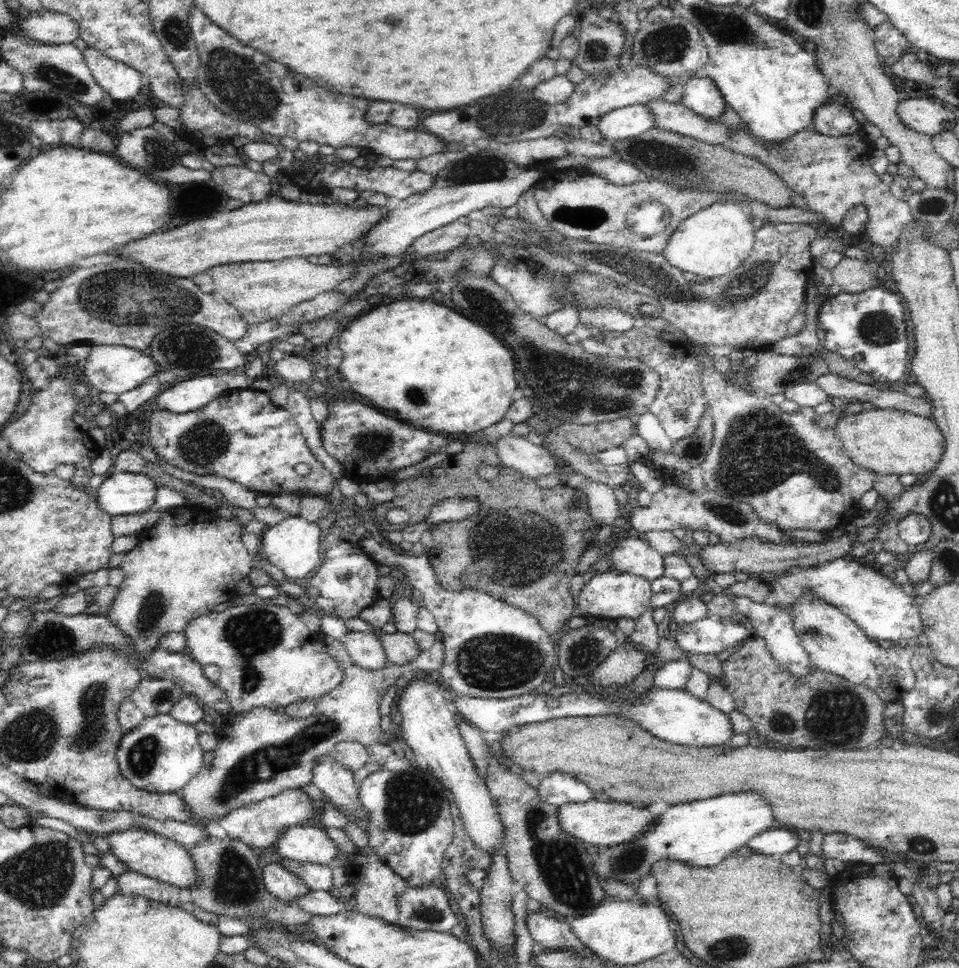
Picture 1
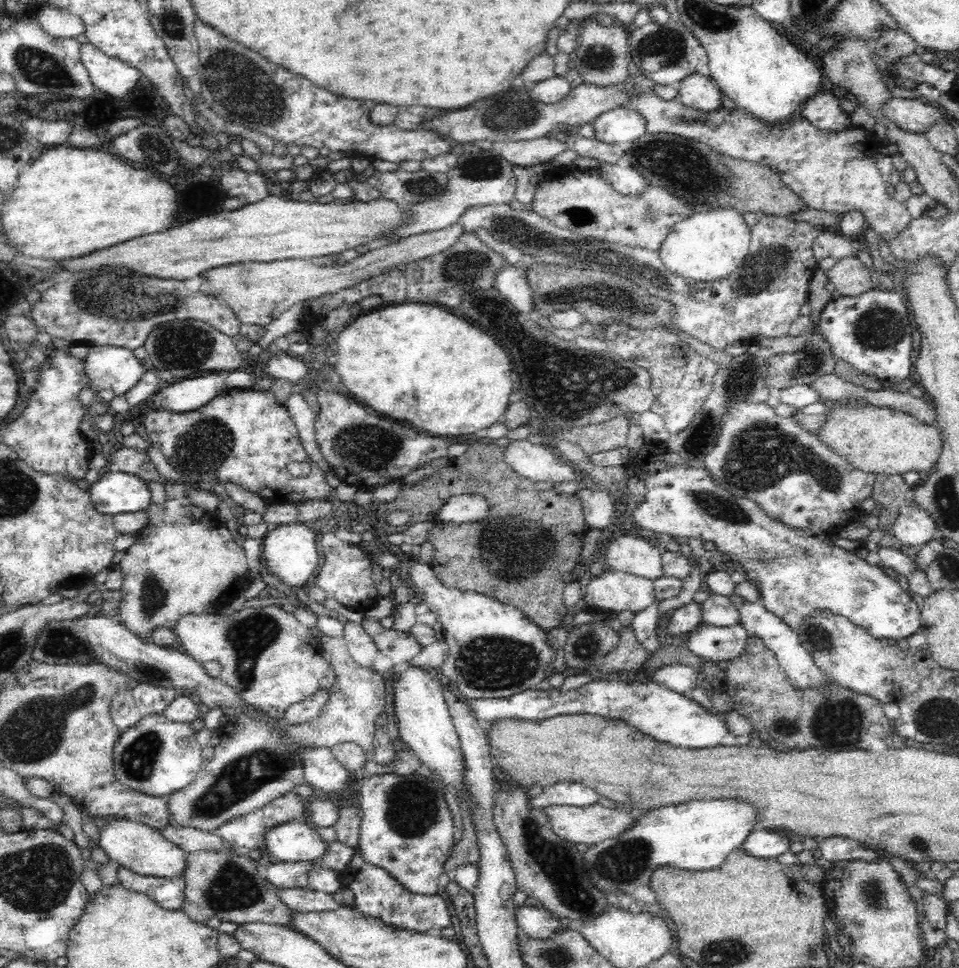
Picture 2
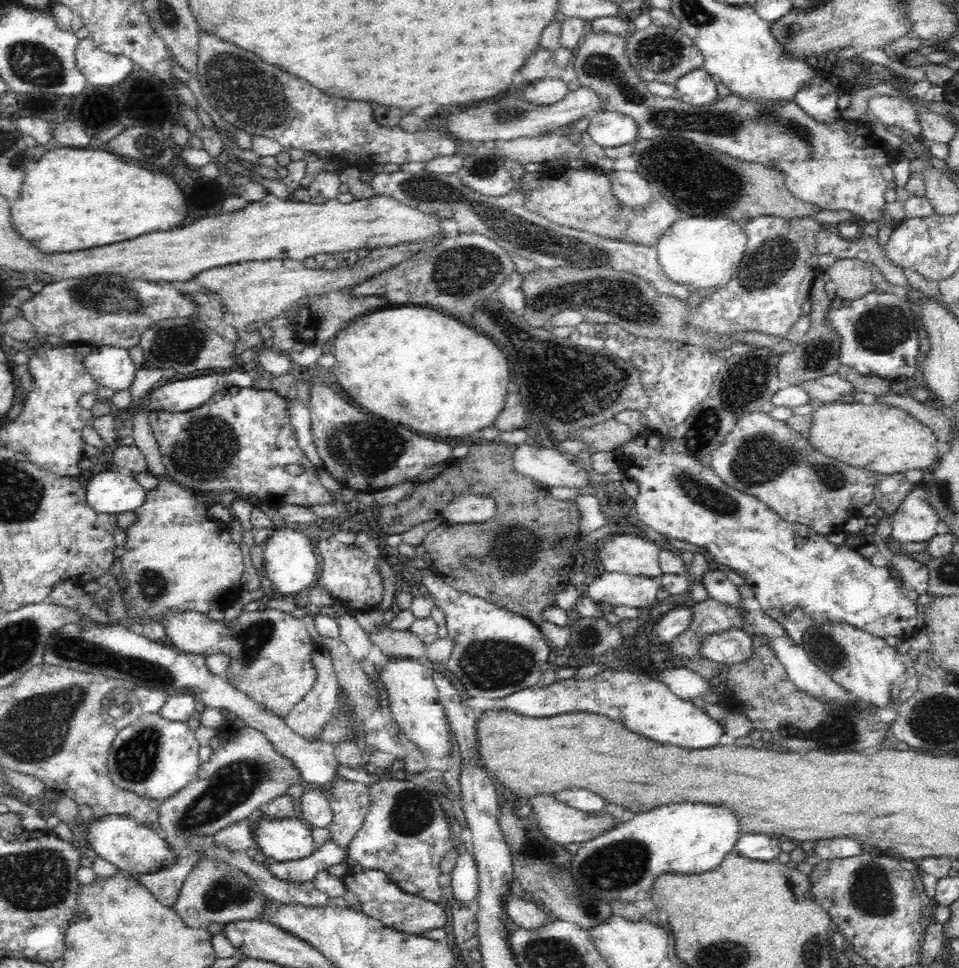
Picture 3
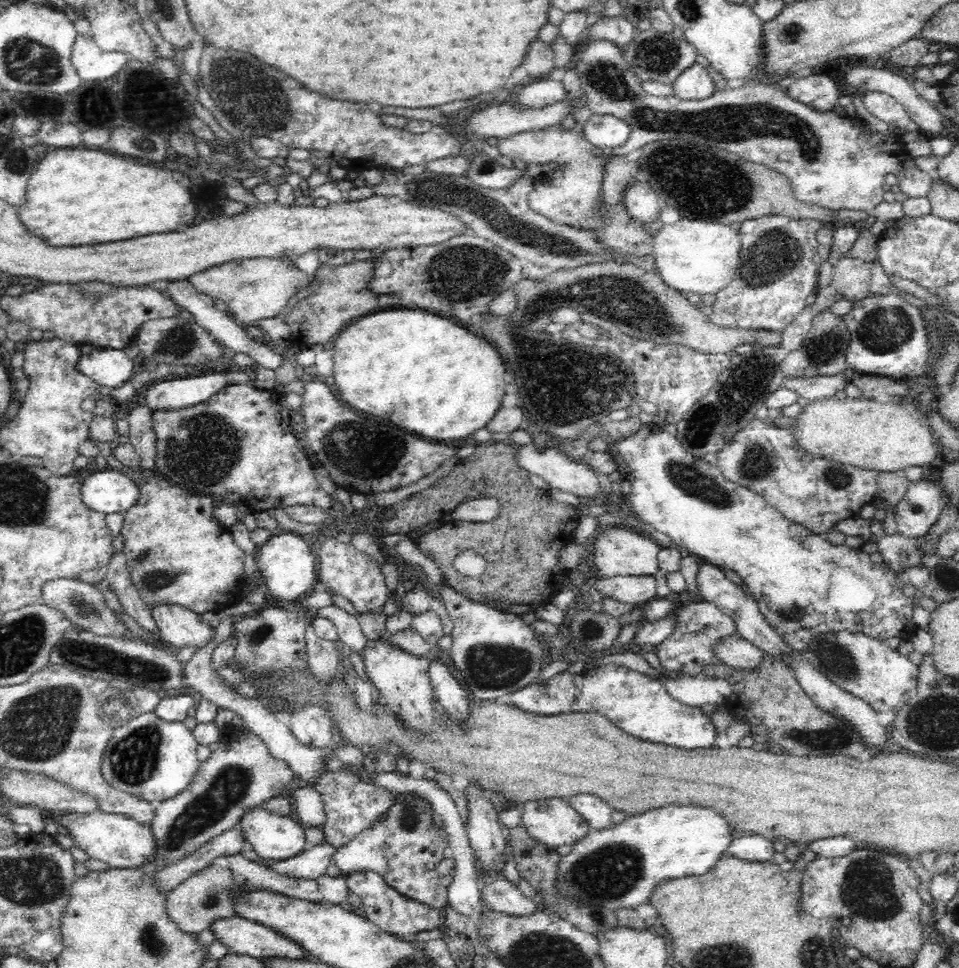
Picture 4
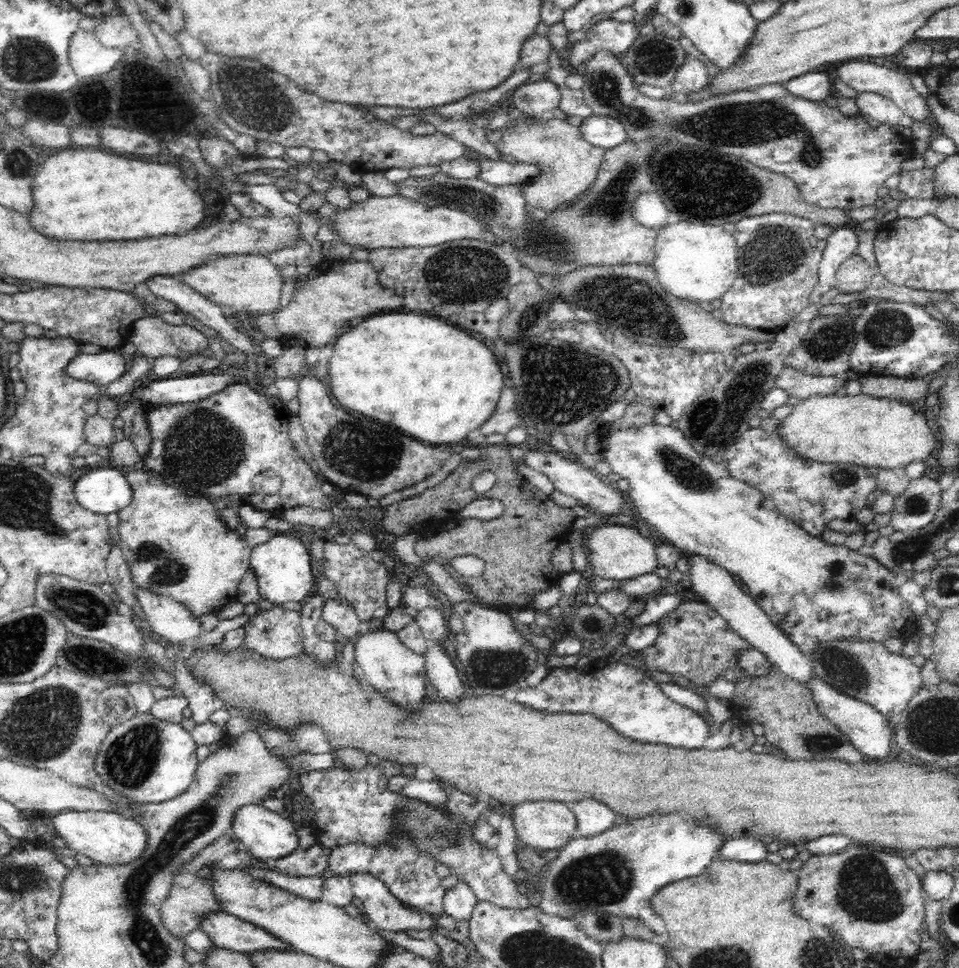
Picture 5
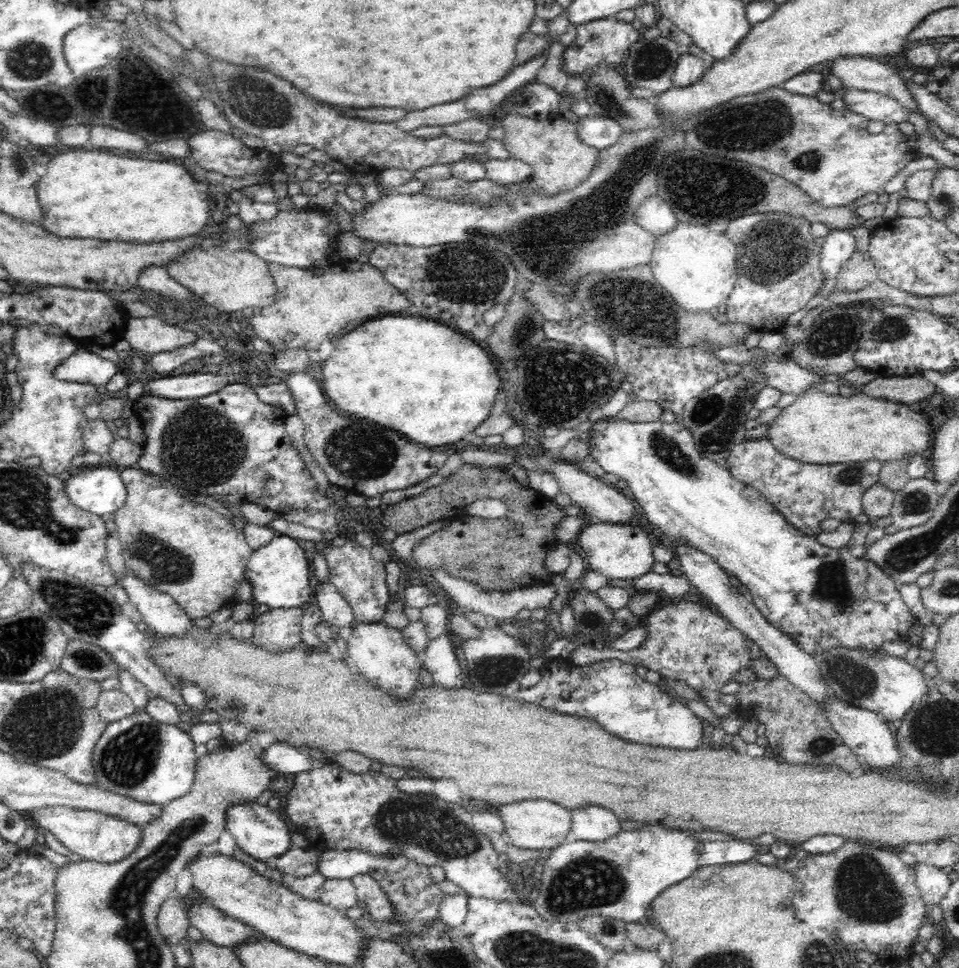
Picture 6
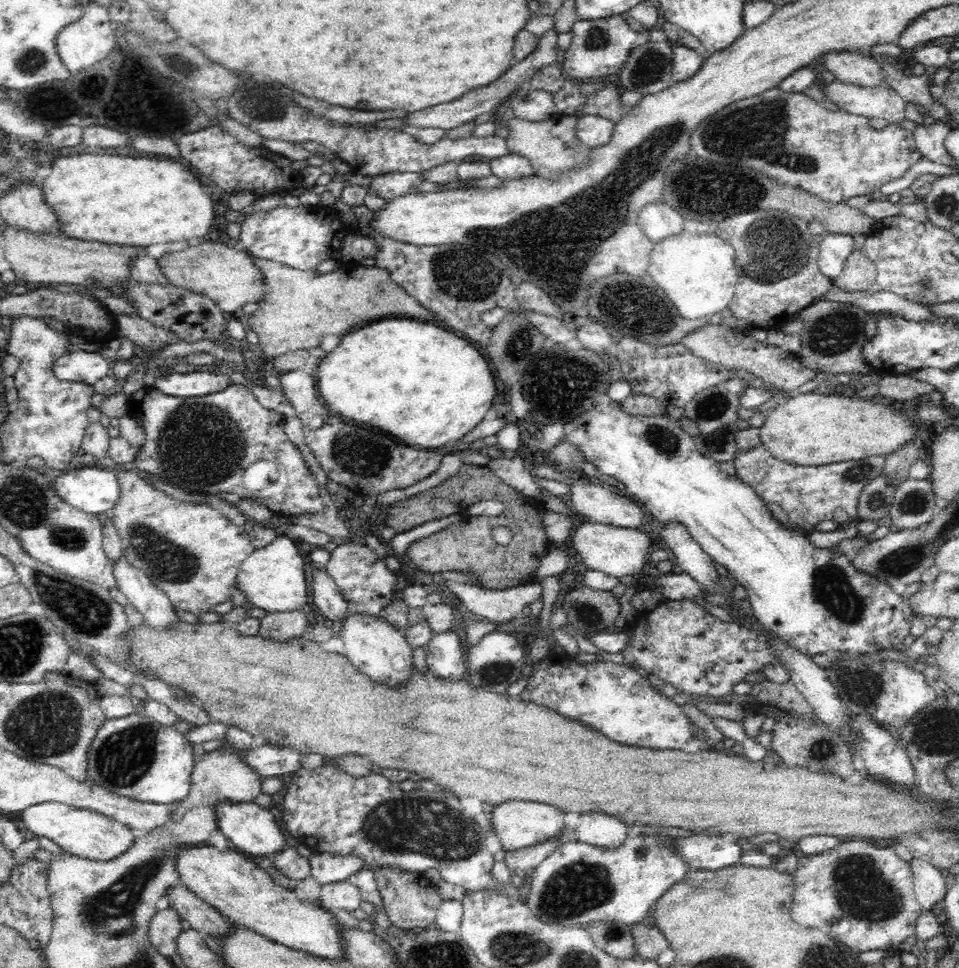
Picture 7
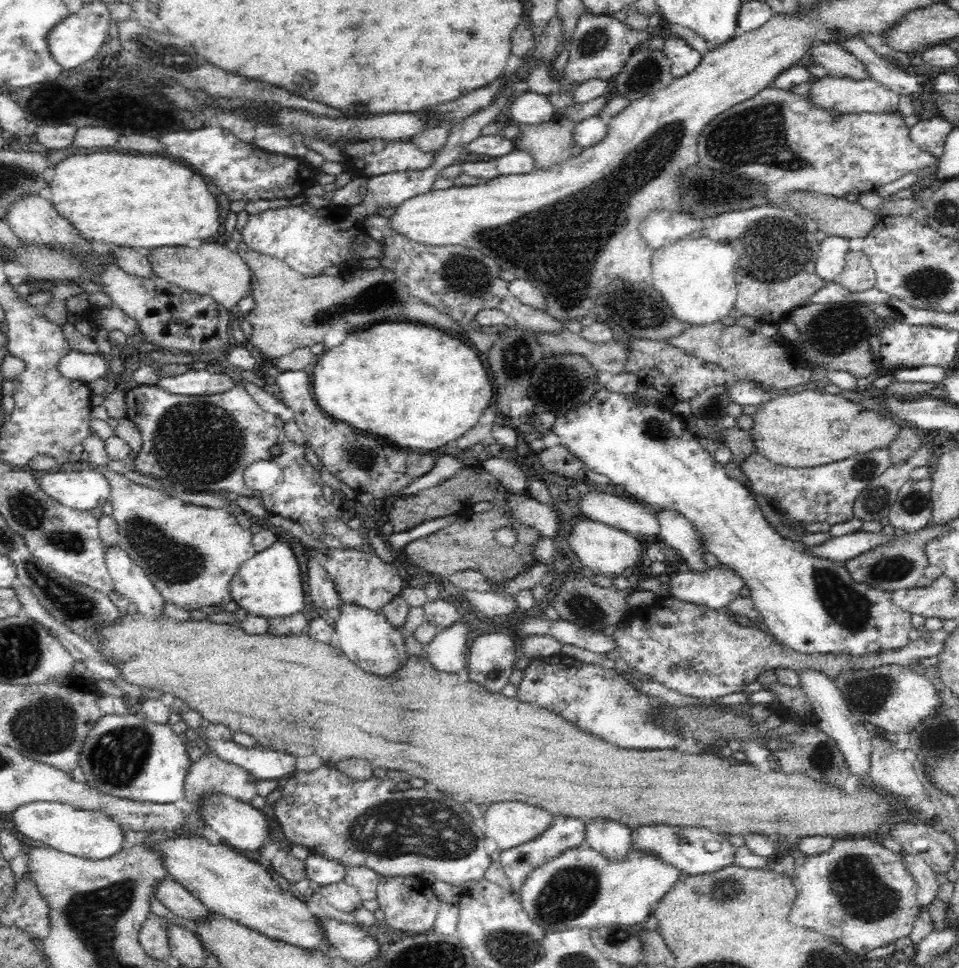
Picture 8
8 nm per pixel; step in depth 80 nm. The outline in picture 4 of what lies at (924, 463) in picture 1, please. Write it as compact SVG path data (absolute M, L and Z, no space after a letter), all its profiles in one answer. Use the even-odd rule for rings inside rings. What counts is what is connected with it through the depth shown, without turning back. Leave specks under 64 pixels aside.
M864 396L844 399L830 397L814 401L803 408L797 417L797 426L791 431L798 439L799 446L802 446L808 454L816 455L819 460L826 458L834 463L852 465L866 470L877 470L878 472L891 473L904 470L907 466L924 466L924 464L930 464L942 452L932 429L908 412L906 405L902 406L902 404L892 402L881 403Z

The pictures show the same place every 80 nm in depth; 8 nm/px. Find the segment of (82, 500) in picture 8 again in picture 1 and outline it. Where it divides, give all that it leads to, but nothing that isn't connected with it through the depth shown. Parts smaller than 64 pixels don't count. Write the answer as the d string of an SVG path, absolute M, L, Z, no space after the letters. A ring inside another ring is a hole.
M108 473L95 491L95 501L111 515L141 513L151 510L157 488L157 484L143 474Z

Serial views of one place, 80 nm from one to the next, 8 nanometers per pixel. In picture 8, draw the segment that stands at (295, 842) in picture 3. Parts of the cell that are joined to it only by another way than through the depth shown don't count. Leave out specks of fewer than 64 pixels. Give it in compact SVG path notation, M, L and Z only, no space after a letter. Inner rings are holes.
M210 796L202 802L206 824L234 848L258 850L270 840L268 820L250 803L228 796Z

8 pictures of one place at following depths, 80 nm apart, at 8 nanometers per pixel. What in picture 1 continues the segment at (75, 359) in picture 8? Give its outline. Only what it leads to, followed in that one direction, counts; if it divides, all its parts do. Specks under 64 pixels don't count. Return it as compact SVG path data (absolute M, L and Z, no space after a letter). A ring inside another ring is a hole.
M118 344L90 345L88 358L84 360L83 380L100 392L124 394L140 386L148 377L158 372L157 362L150 356L142 355L140 350Z

